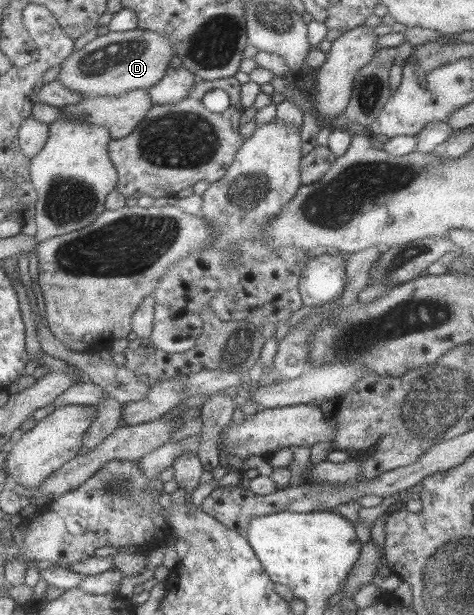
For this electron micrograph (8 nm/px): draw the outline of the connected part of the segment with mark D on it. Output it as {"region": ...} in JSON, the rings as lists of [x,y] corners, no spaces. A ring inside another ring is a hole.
{"region":[[[138,28],[128,31],[109,30],[106,35],[97,35],[66,57],[60,63],[56,80],[72,91],[88,96],[112,97],[131,89],[146,90],[161,79],[174,54],[173,43],[166,34]]]}

